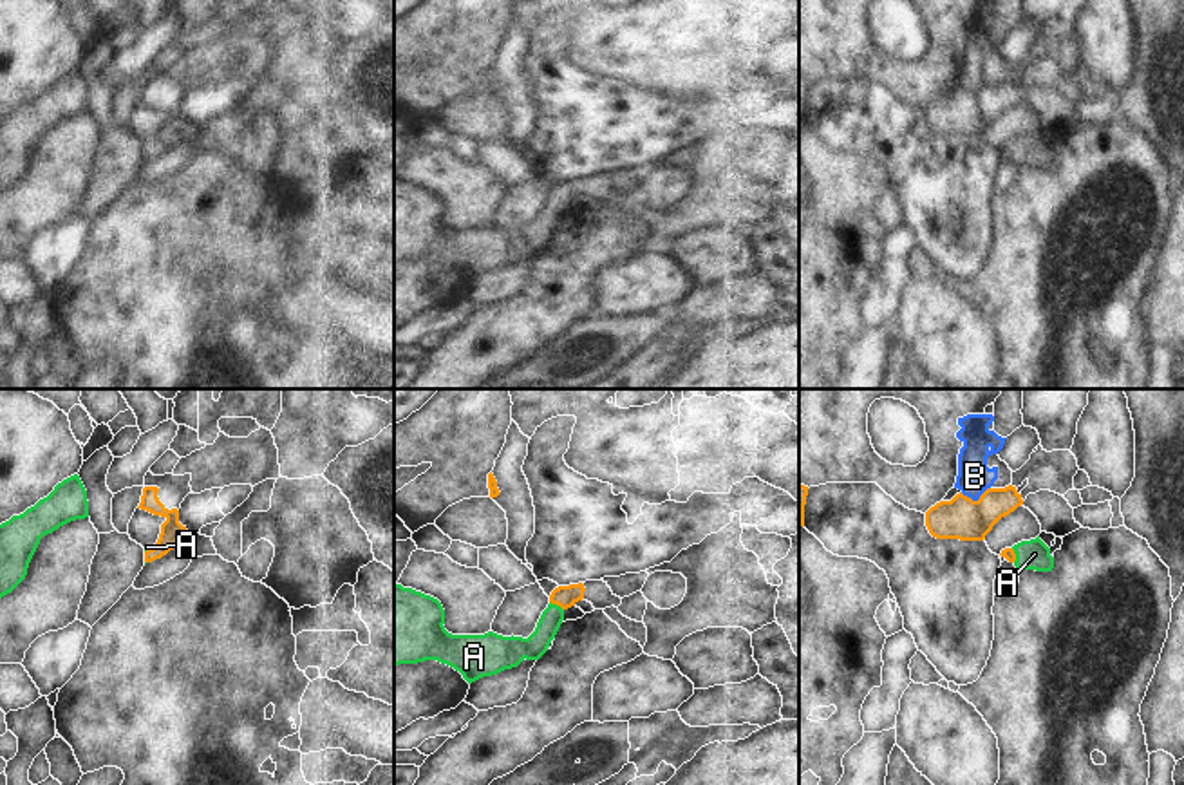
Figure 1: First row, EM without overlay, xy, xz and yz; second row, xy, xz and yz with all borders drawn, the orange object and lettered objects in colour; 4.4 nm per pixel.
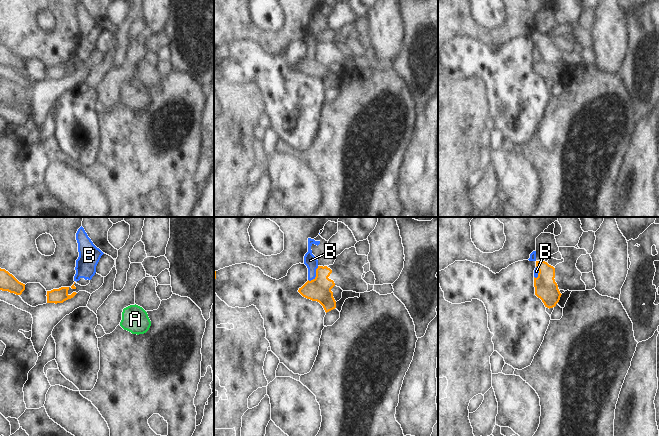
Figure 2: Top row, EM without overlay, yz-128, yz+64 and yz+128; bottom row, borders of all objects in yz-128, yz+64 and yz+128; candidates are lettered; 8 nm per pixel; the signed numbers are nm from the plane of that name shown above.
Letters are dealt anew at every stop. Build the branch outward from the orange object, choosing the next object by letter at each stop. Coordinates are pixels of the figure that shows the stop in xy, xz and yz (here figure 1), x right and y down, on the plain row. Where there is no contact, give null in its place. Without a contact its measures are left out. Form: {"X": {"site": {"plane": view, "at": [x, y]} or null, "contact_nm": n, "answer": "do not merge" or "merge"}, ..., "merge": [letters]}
{"A": {"site": {"plane": "xz", "at": [557, 199]}, "contact_nm": 80, "answer": "merge"}, "B": {"site": {"plane": "yz", "at": [975, 96]}, "contact_nm": 140, "answer": "do not merge"}, "merge": ["A"]}

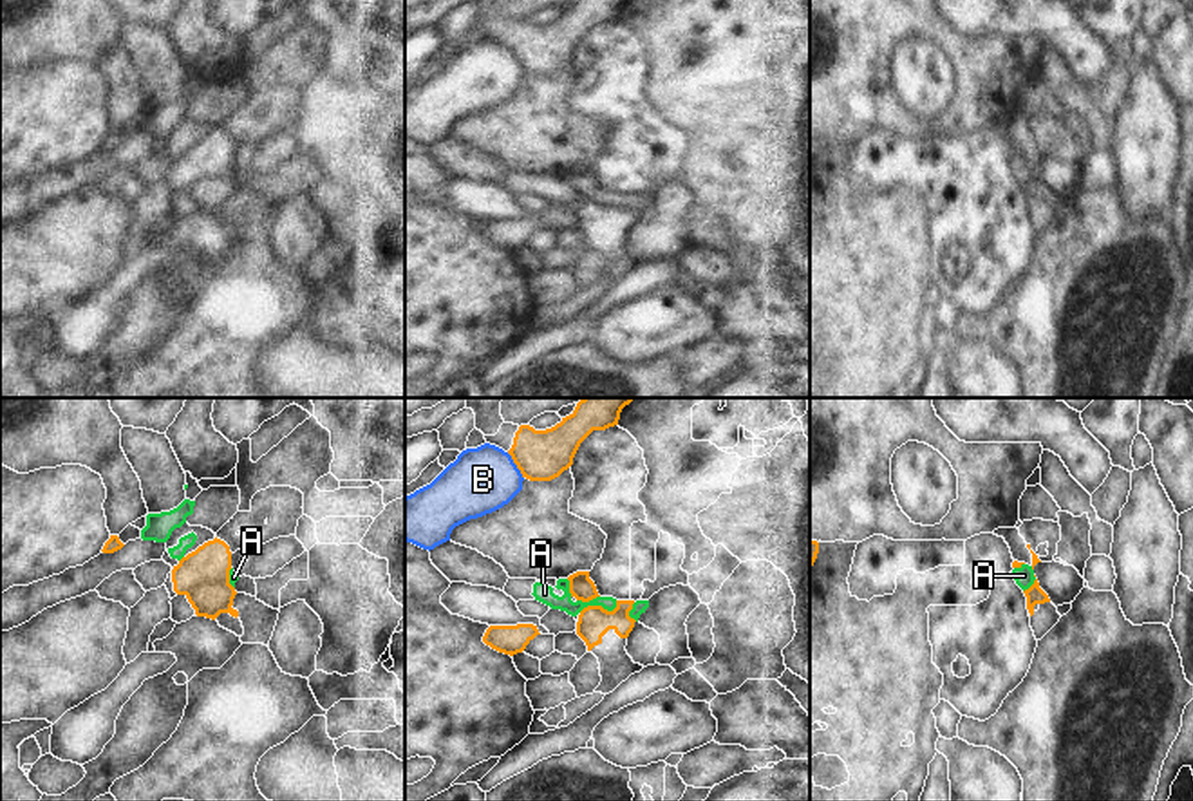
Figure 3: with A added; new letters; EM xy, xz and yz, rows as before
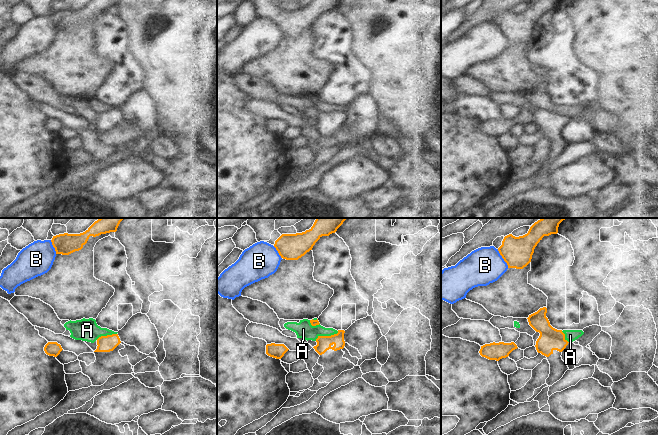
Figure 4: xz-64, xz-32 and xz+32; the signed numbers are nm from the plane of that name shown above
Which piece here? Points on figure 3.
{"A": {"site": {"plane": "xz", "at": [599, 201]}, "contact_nm": 190, "answer": "do not merge"}, "B": {"site": {"plane": "xz", "at": [516, 58]}, "contact_nm": 140, "answer": "do not merge"}, "merge": []}

